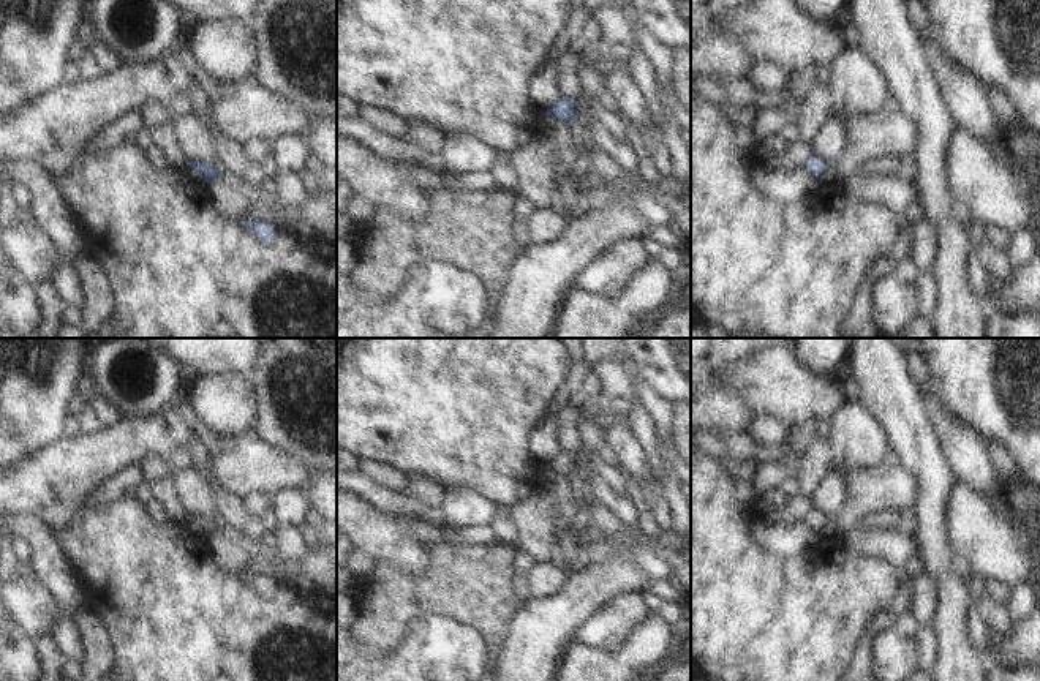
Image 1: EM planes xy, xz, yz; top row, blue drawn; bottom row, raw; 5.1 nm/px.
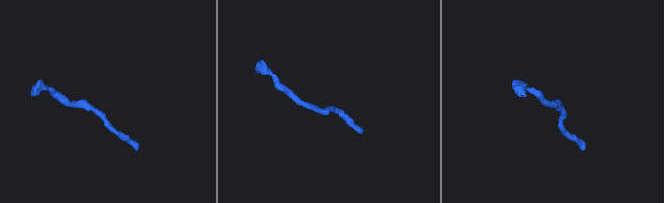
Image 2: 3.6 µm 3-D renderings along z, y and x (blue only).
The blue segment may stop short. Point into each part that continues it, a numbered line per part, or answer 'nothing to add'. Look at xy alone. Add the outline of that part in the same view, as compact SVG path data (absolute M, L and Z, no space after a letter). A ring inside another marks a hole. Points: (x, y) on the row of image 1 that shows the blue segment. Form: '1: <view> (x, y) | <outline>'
nothing to add

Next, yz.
nothing to add

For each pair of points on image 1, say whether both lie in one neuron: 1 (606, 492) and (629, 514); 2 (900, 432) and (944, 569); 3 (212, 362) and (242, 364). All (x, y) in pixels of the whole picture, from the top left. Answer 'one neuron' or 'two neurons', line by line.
1: one neuron
2: one neuron
3: one neuron

